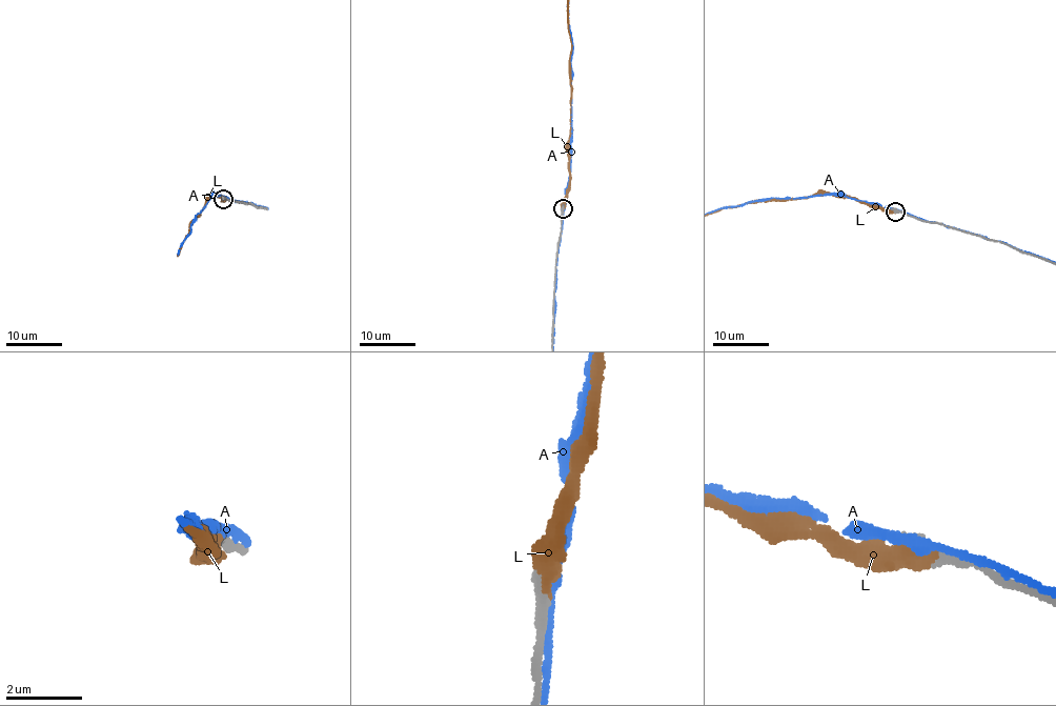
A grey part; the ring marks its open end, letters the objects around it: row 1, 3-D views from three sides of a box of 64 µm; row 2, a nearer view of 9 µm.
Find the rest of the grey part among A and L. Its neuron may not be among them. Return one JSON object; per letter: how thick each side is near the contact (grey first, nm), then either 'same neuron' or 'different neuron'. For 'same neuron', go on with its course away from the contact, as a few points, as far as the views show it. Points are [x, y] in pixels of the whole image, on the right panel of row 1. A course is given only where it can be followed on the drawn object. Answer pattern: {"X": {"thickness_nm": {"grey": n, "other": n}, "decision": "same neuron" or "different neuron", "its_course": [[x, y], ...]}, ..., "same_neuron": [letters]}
{"A": {"thickness_nm": {"grey": 300, "other": 190}, "decision": "different neuron"}, "L": {"thickness_nm": {"grey": 550, "other": 500}, "decision": "same neuron"}, "same_neuron": ["L"]}

